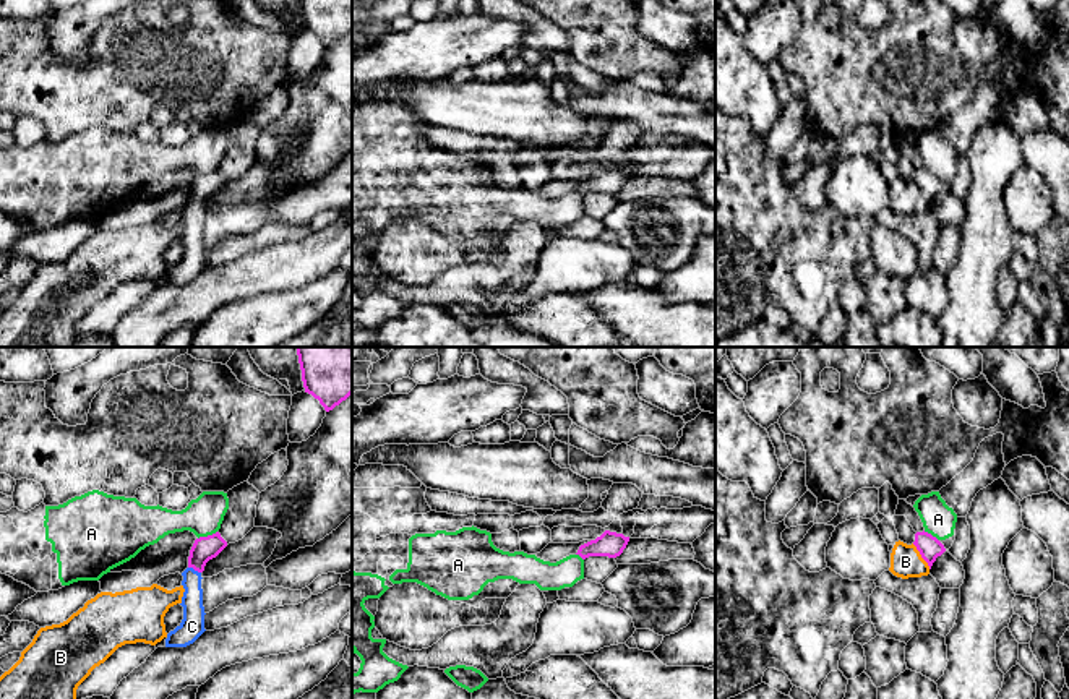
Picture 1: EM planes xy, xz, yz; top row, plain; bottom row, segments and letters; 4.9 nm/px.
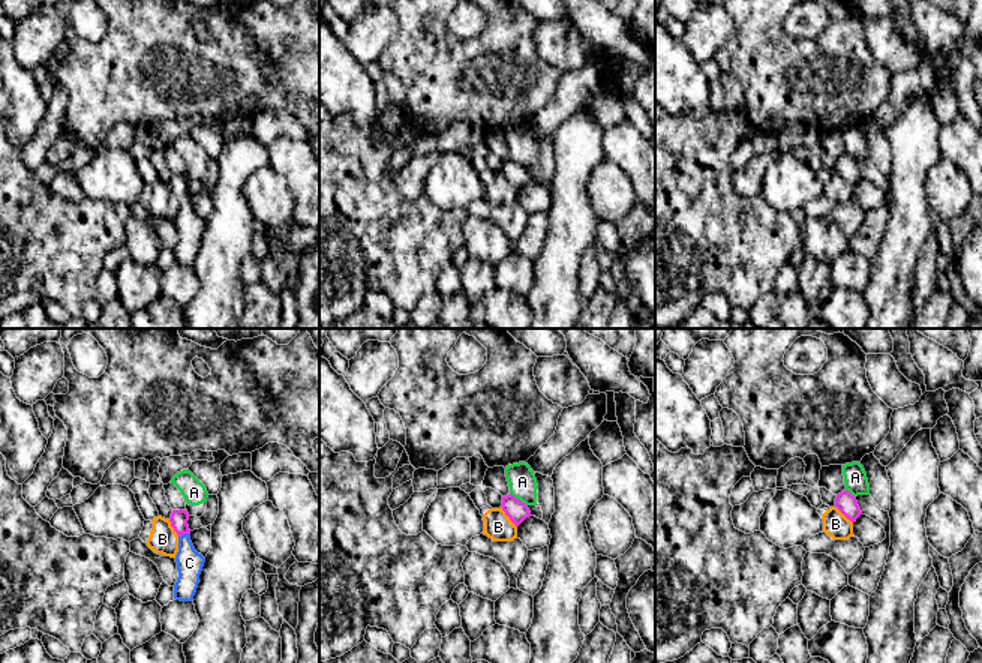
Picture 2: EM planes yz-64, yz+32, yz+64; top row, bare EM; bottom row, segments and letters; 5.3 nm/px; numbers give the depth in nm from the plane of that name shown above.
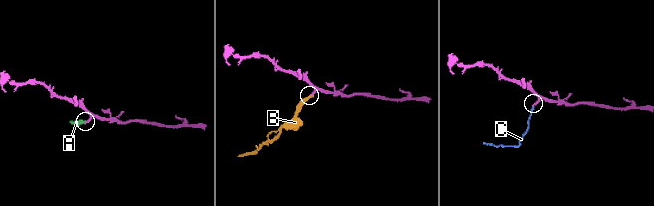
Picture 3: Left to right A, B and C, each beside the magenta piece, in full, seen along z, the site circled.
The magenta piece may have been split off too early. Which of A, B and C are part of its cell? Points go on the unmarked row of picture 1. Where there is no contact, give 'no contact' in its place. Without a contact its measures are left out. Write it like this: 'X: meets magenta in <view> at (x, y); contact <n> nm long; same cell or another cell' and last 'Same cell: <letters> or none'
A: meets magenta in xy at (208, 172); contact 100 nm long; another cell
B: meets magenta in yz at (922, 193); contact 160 nm long; another cell
C: meets magenta in xy at (195, 206); contact 70 nm long; same cell
Same cell: C

